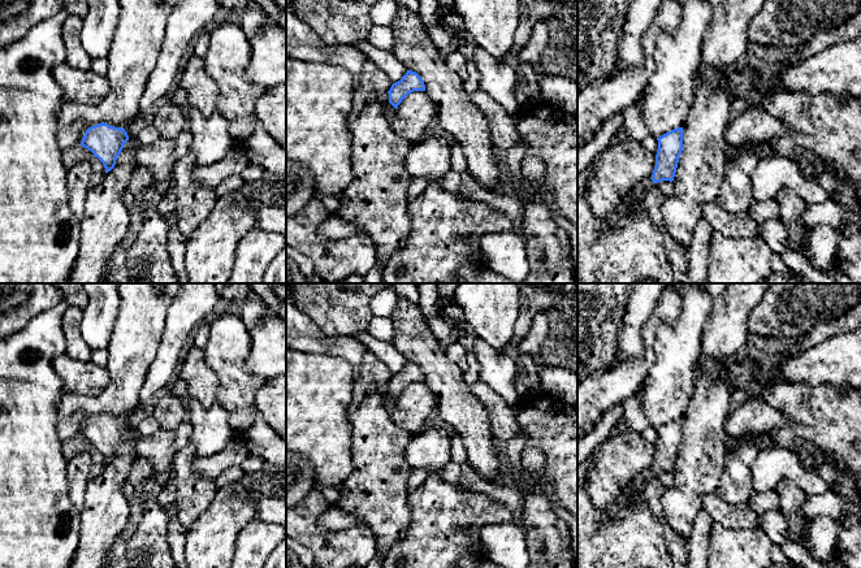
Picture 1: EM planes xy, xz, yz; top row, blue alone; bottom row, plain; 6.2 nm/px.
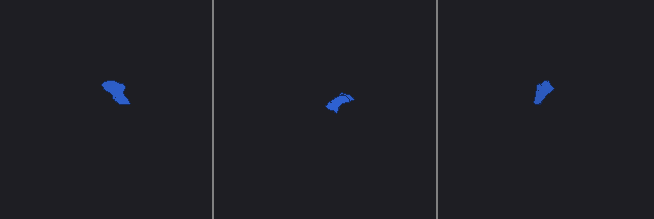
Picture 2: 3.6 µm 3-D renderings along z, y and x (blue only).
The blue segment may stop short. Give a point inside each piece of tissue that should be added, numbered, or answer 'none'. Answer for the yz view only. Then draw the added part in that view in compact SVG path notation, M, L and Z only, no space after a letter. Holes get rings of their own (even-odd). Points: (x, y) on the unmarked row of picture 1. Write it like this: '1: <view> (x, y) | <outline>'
1: yz (632, 538) | M649 469L623 489L620 508L613 517L594 507L581 482L577 482L577 568L674 568L665 529L644 497L652 477Z

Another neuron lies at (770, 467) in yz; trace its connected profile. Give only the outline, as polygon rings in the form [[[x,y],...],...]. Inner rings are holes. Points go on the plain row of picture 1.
[[[784,445],[761,451],[752,465],[752,476],[753,487],[758,493],[775,491],[784,478],[795,481],[810,497],[831,490],[827,482],[808,472],[793,451]]]

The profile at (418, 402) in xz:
[[[425,382],[408,385],[395,400],[390,413],[393,422],[407,433],[419,433],[437,409],[437,398]]]

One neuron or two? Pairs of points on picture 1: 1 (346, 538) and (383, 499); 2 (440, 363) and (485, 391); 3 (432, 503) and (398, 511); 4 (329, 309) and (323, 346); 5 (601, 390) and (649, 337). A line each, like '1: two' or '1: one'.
1: two
2: two
3: two
4: two
5: one

